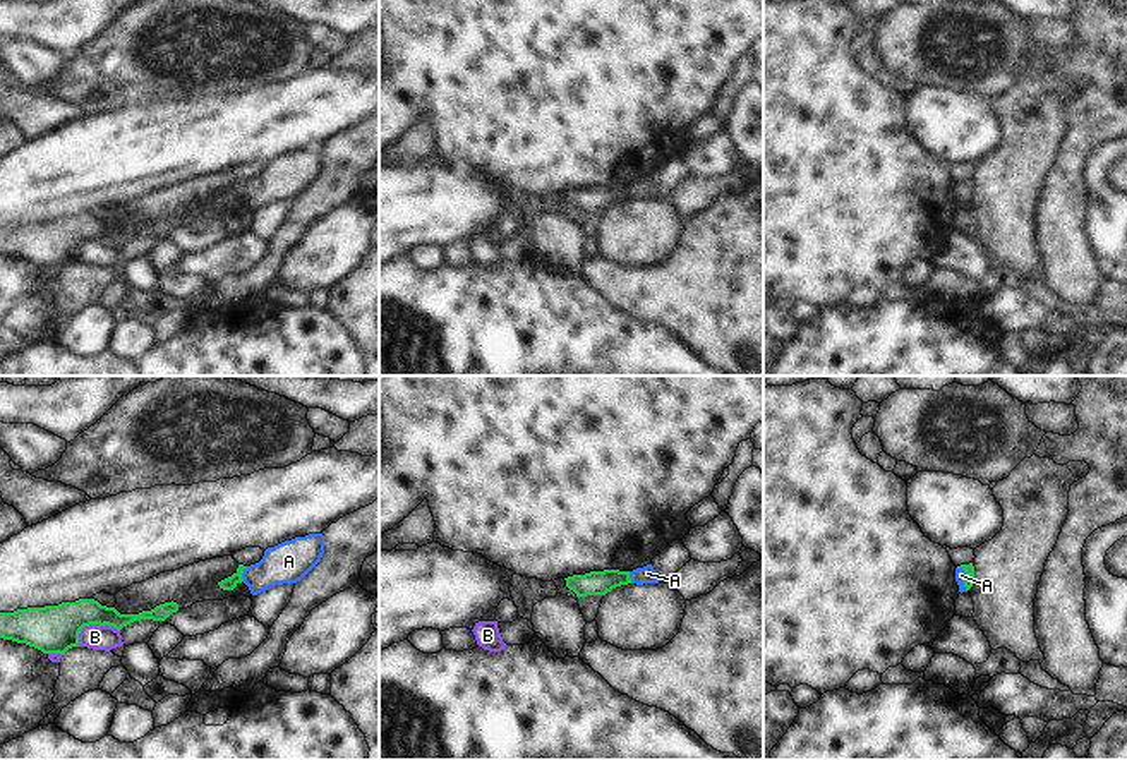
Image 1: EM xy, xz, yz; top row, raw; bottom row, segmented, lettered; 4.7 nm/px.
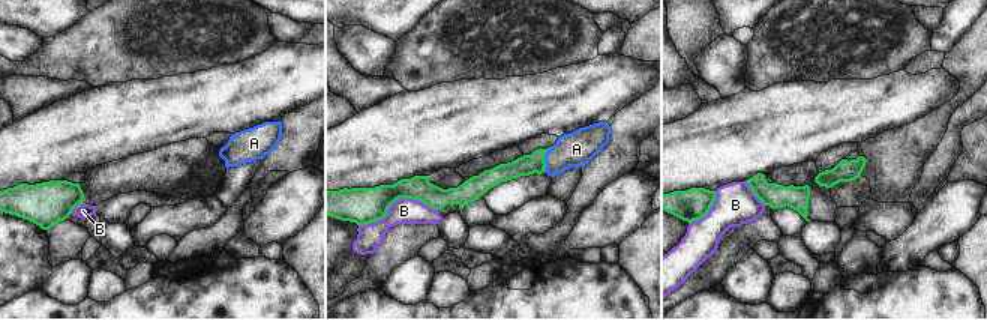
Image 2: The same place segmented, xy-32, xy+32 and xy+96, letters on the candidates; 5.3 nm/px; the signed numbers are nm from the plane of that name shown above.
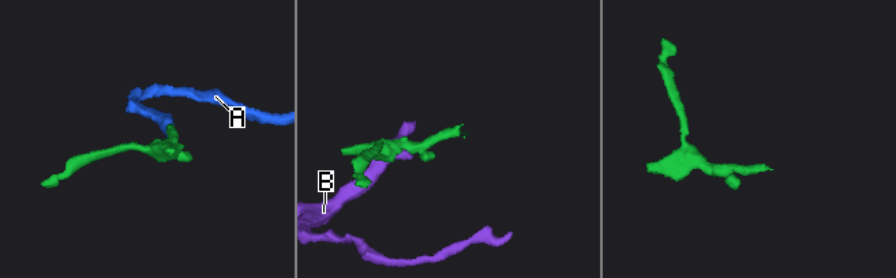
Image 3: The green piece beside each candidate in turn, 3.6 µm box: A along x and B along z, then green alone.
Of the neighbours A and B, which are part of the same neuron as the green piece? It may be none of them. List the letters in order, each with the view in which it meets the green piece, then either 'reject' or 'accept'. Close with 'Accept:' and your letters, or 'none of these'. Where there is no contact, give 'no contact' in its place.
A: meets green in yz; accept
B: meets green in xy; reject
Accept: A

